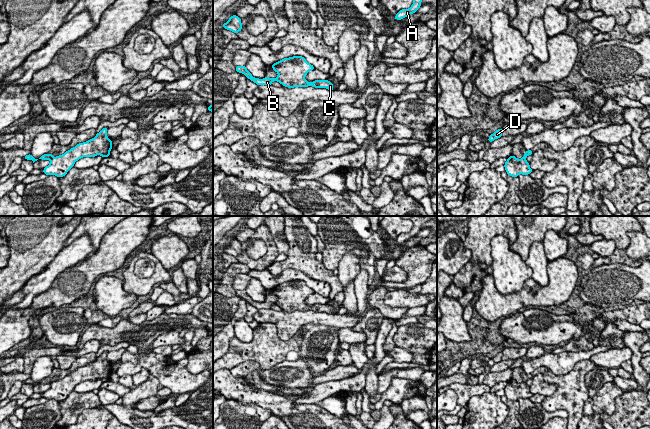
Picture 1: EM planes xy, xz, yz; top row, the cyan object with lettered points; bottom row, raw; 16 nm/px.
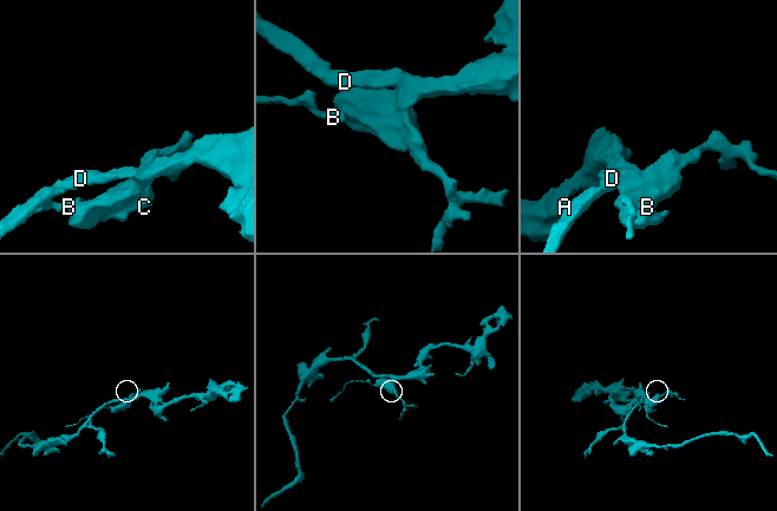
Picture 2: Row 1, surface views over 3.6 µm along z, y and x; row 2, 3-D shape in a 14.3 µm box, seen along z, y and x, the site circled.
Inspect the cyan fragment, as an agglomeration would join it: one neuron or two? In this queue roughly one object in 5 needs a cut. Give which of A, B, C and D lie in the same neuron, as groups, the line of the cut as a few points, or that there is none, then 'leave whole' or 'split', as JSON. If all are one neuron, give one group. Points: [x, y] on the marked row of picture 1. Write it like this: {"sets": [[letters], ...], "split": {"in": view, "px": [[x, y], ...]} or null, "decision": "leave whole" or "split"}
{"sets": [["A", "C", "D"], ["B"]], "split": {"in": "xz", "px": [[275, 78], [276, 80]]}, "decision": "split"}

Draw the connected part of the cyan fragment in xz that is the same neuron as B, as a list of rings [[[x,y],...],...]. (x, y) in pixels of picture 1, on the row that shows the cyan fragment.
[[[236,66],[236,72],[244,74],[248,79],[259,85],[272,85],[273,81],[276,81],[276,78],[269,78],[265,76],[263,79],[255,78],[252,74],[247,70],[246,66]]]

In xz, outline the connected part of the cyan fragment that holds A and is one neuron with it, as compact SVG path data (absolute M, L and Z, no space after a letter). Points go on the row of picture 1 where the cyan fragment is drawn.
M413 0L413 4L408 9L402 9L398 11L394 19L396 20L402 20L405 17L410 16L411 14L415 13L421 6L422 0Z

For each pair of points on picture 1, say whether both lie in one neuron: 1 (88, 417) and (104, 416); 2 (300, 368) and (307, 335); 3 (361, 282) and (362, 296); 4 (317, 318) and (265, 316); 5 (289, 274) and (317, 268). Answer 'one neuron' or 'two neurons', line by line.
1: one neuron
2: two neurons
3: one neuron
4: one neuron
5: two neurons

